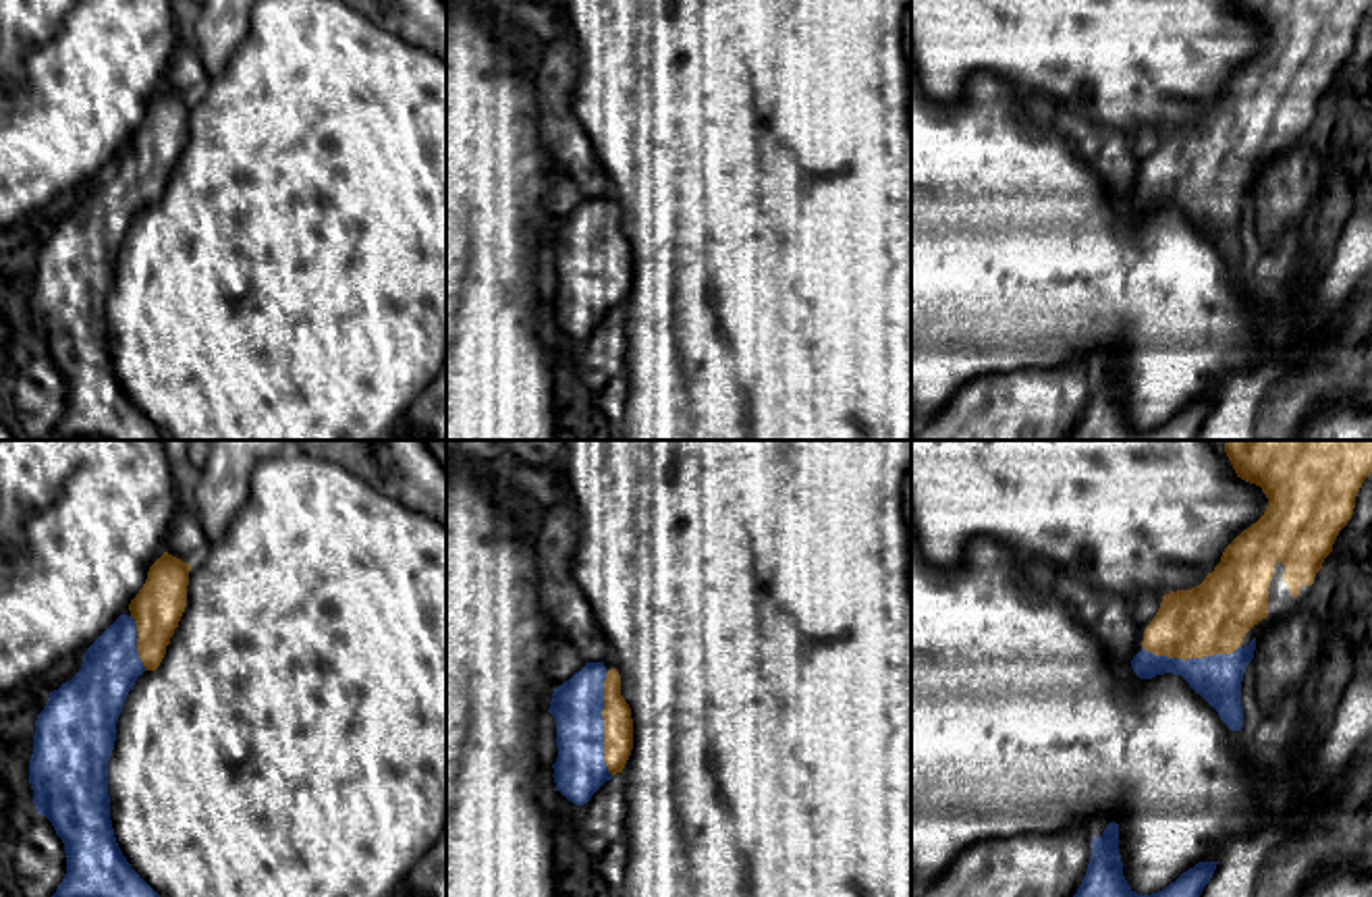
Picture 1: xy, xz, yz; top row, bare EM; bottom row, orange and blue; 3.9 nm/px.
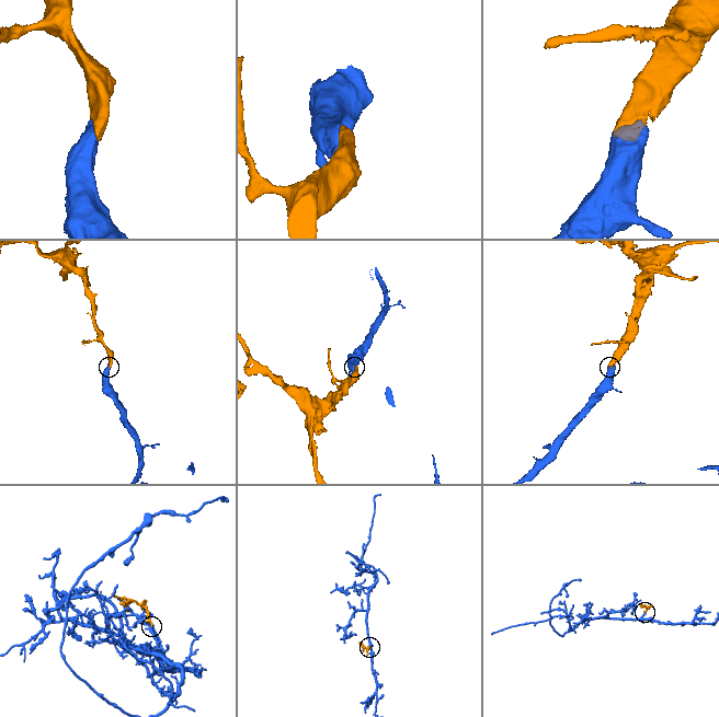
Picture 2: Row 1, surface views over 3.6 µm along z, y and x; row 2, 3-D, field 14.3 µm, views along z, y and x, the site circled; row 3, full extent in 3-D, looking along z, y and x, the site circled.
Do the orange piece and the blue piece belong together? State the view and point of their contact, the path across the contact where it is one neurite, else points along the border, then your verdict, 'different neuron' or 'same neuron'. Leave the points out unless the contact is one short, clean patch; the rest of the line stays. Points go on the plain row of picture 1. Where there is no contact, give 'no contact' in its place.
meets orange in xz at (605, 260); same neuron

